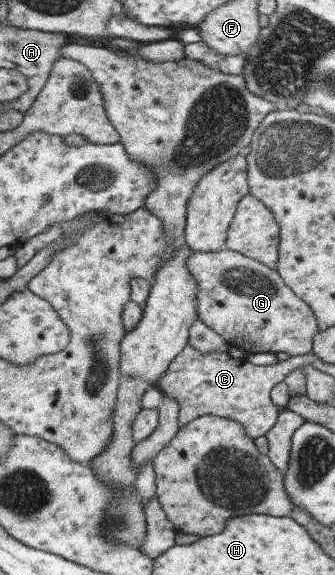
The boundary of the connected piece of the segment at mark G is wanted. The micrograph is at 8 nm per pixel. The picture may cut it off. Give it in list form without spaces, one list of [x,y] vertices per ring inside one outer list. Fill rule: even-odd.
[[[227,249],[216,252],[192,252],[186,259],[186,266],[198,287],[198,319],[205,327],[221,336],[228,345],[239,346],[248,355],[285,352],[289,356],[297,356],[311,351],[312,337],[318,332],[314,313],[283,283],[275,269]]]

